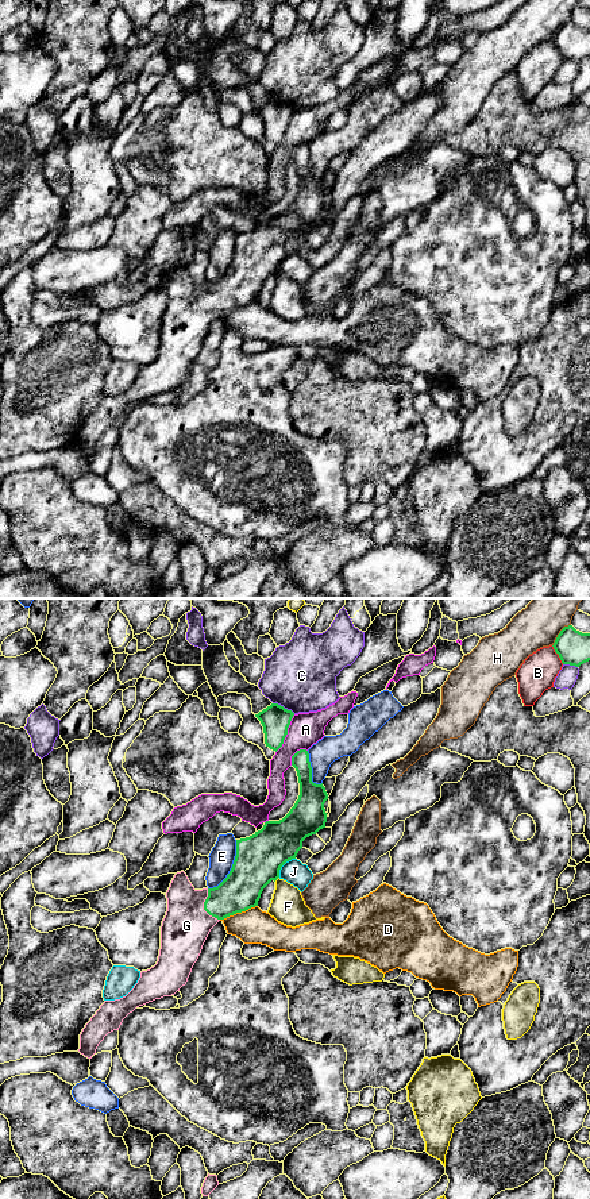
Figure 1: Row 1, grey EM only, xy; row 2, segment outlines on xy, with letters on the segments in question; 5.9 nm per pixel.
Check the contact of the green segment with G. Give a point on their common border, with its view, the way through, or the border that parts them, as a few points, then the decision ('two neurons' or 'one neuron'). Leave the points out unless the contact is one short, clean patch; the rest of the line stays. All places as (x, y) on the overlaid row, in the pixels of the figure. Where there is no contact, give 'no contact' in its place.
meets green in xy at (204, 906); runs through xy (240, 890), (218, 903), (204, 906), (186, 925); one neuron

